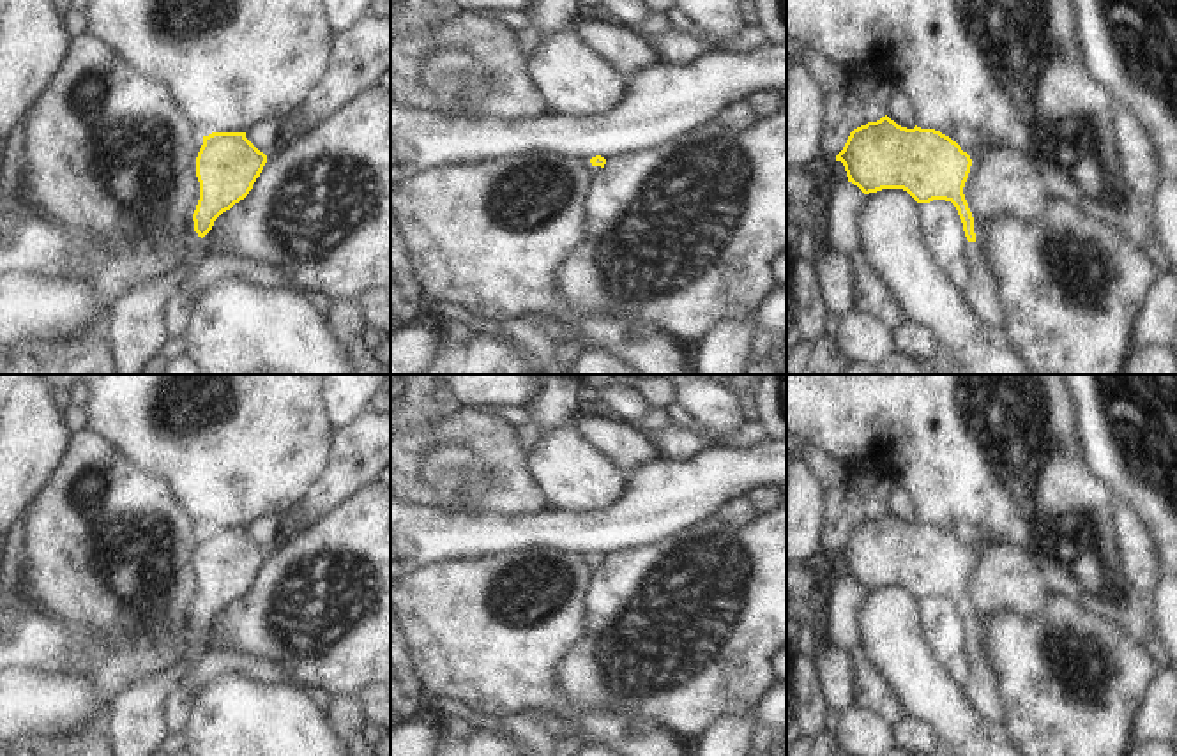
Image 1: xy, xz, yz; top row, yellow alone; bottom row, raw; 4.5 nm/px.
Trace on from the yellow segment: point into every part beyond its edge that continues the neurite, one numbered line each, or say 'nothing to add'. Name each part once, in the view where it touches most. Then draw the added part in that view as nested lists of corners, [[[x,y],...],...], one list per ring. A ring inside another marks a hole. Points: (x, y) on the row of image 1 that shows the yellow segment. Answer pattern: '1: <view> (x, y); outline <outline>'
1: yz (981, 294); outline [[[974,221],[976,240],[963,240],[963,260],[970,279],[963,288],[965,302],[979,314],[984,325],[1006,332],[1006,316],[999,297],[999,281],[988,267],[984,230]]]

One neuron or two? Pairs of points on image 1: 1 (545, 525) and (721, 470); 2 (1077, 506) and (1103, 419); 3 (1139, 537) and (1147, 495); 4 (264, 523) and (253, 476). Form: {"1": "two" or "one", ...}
{"1": "one", "2": "two", "3": "two", "4": "two"}

